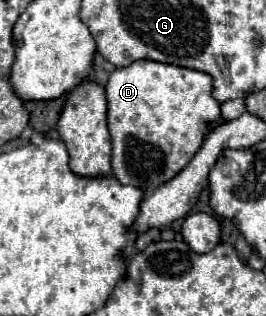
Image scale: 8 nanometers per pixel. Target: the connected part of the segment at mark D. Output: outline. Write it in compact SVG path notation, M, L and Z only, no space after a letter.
M136 60L126 68L116 68L108 78L106 98L108 130L112 136L112 172L120 184L132 184L144 194L172 180L194 158L212 122L220 116L220 104L212 98L210 74L154 60Z

